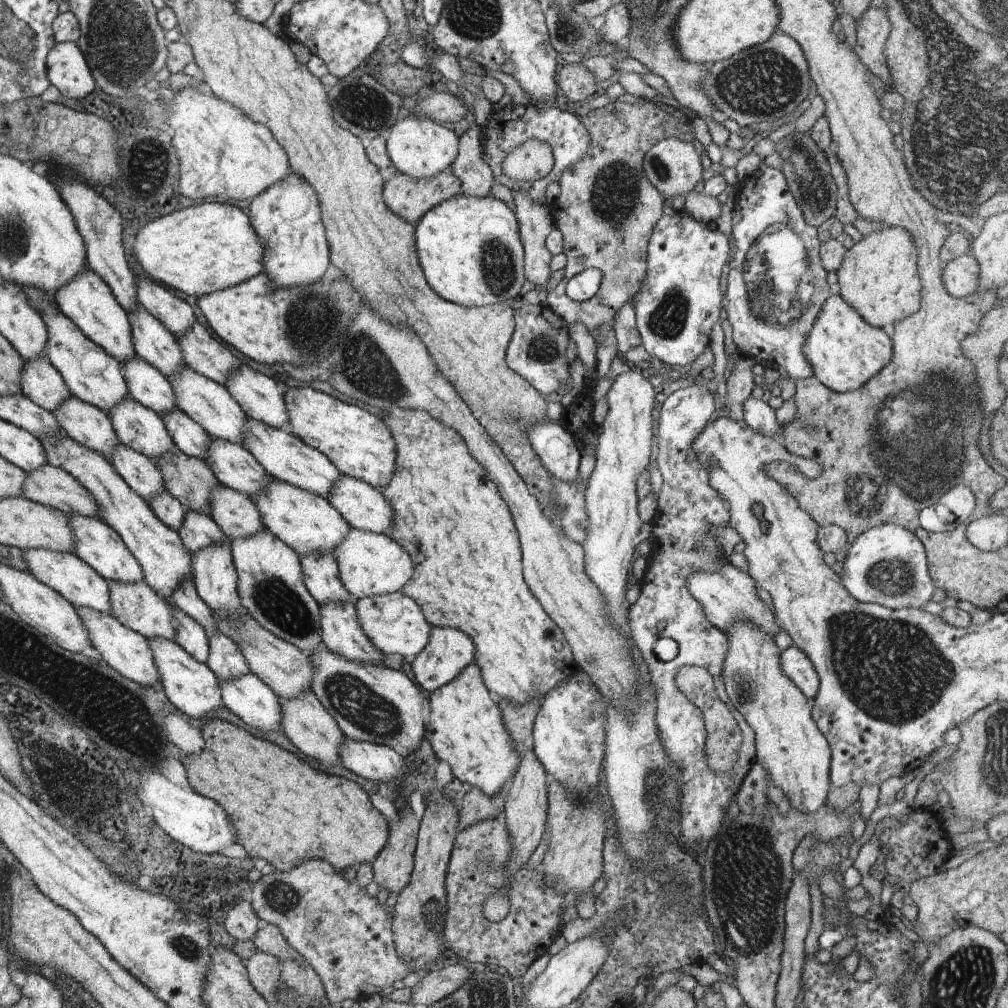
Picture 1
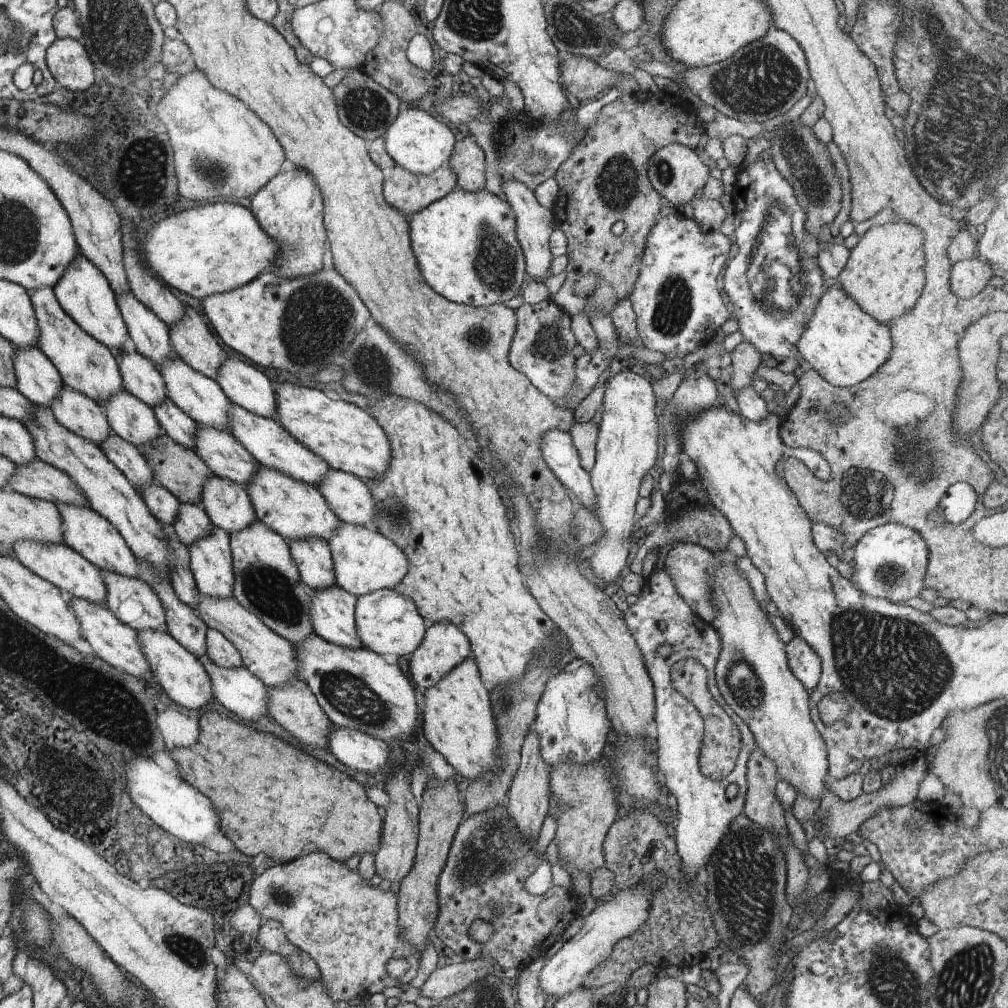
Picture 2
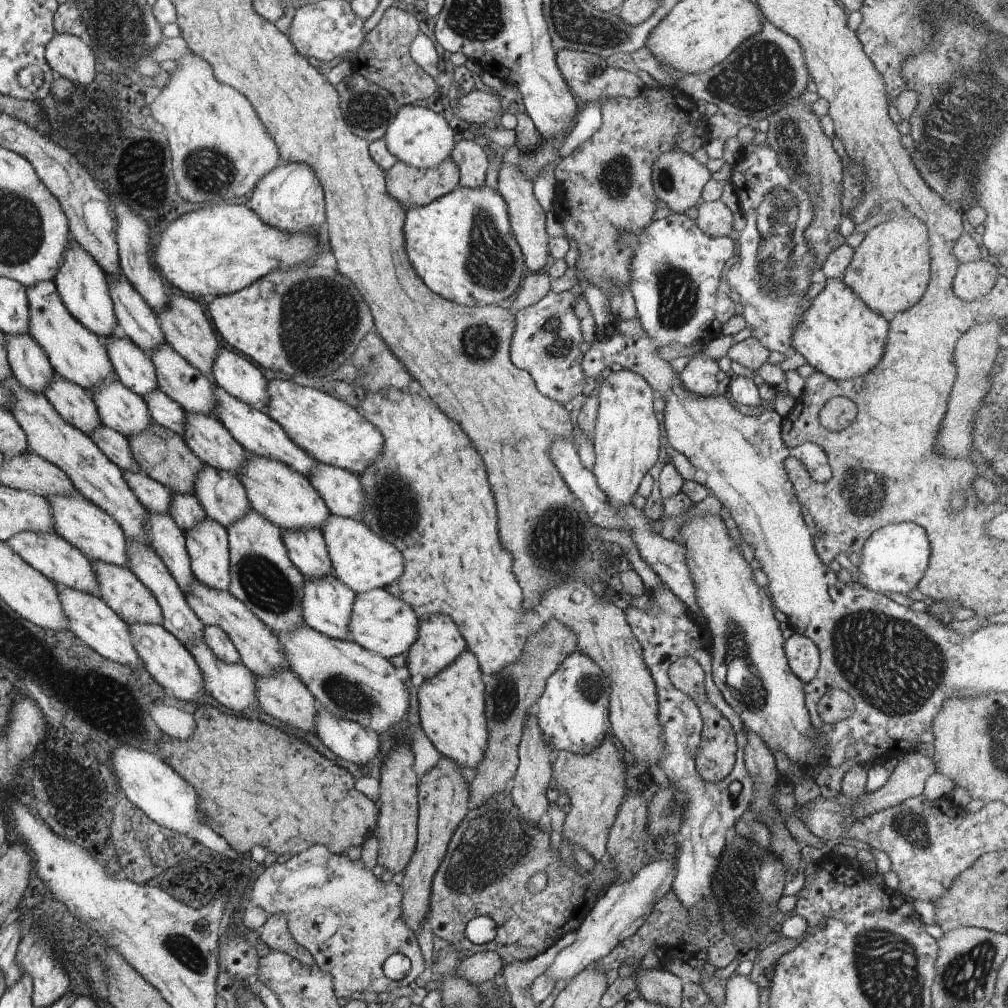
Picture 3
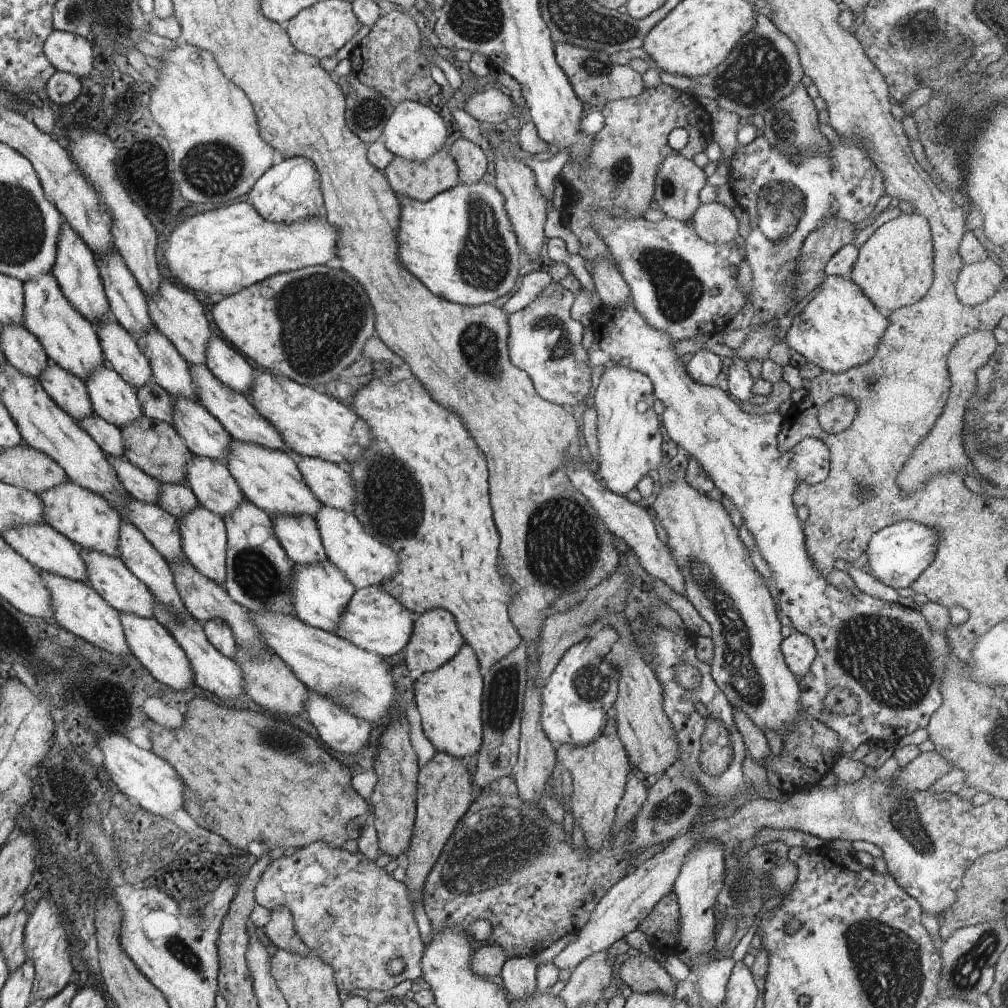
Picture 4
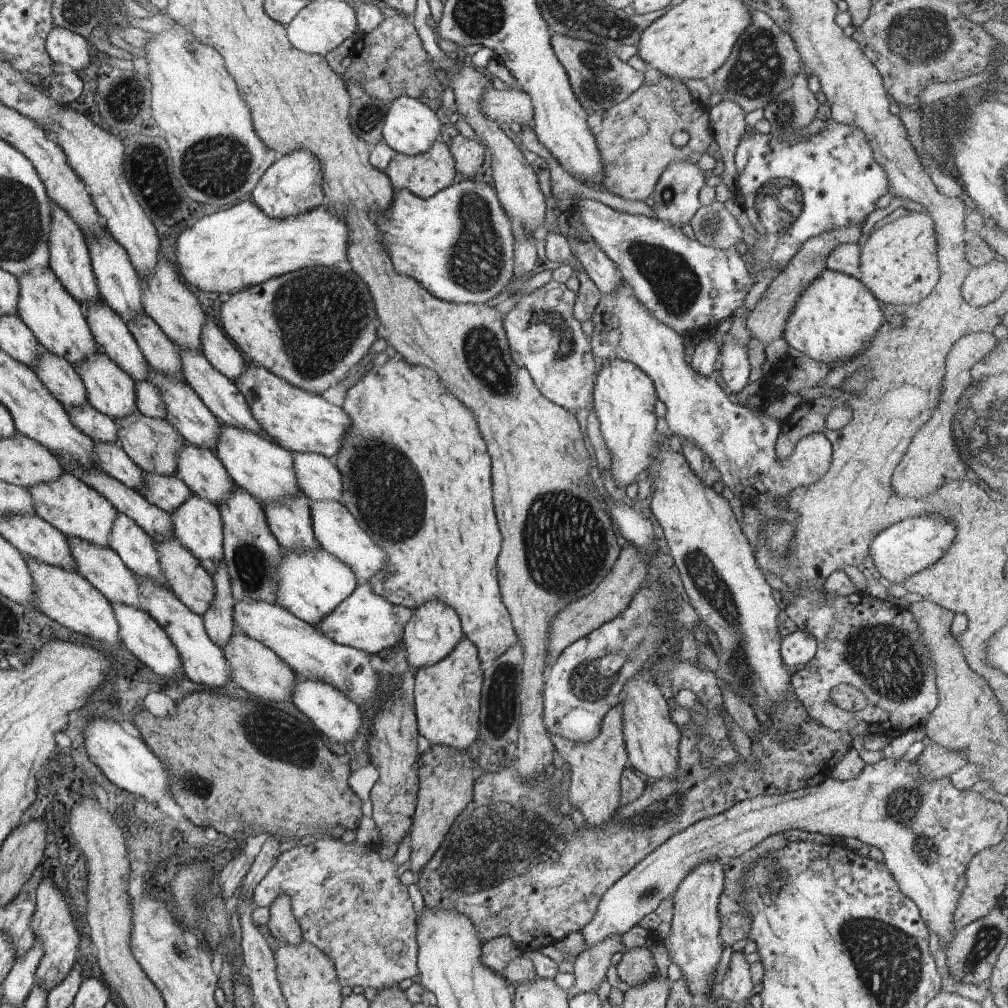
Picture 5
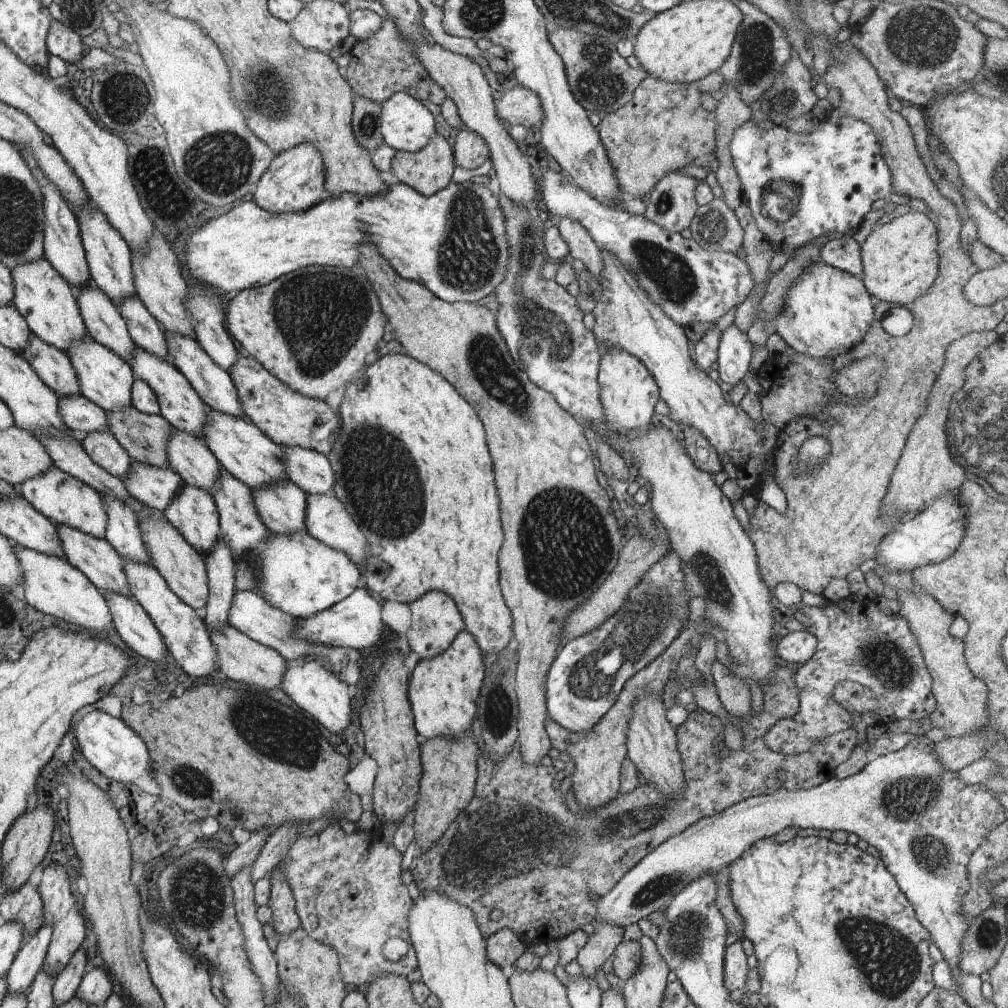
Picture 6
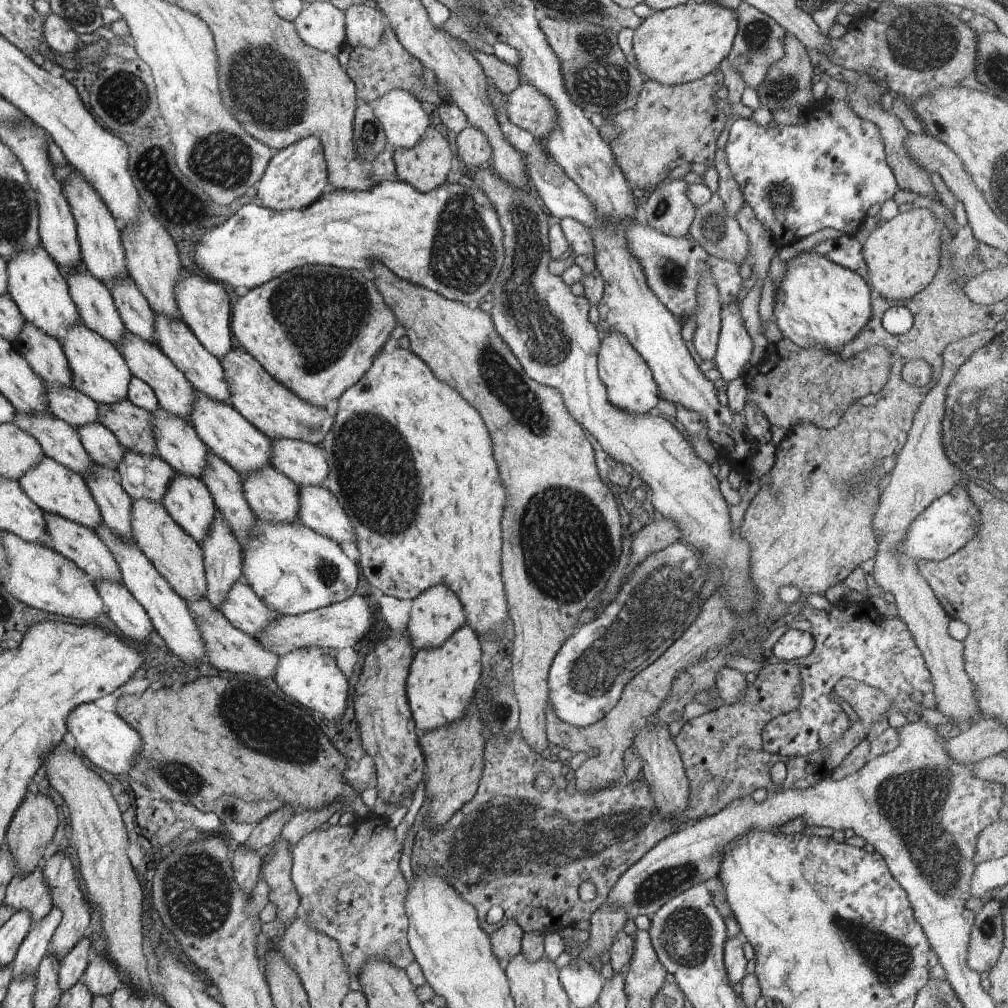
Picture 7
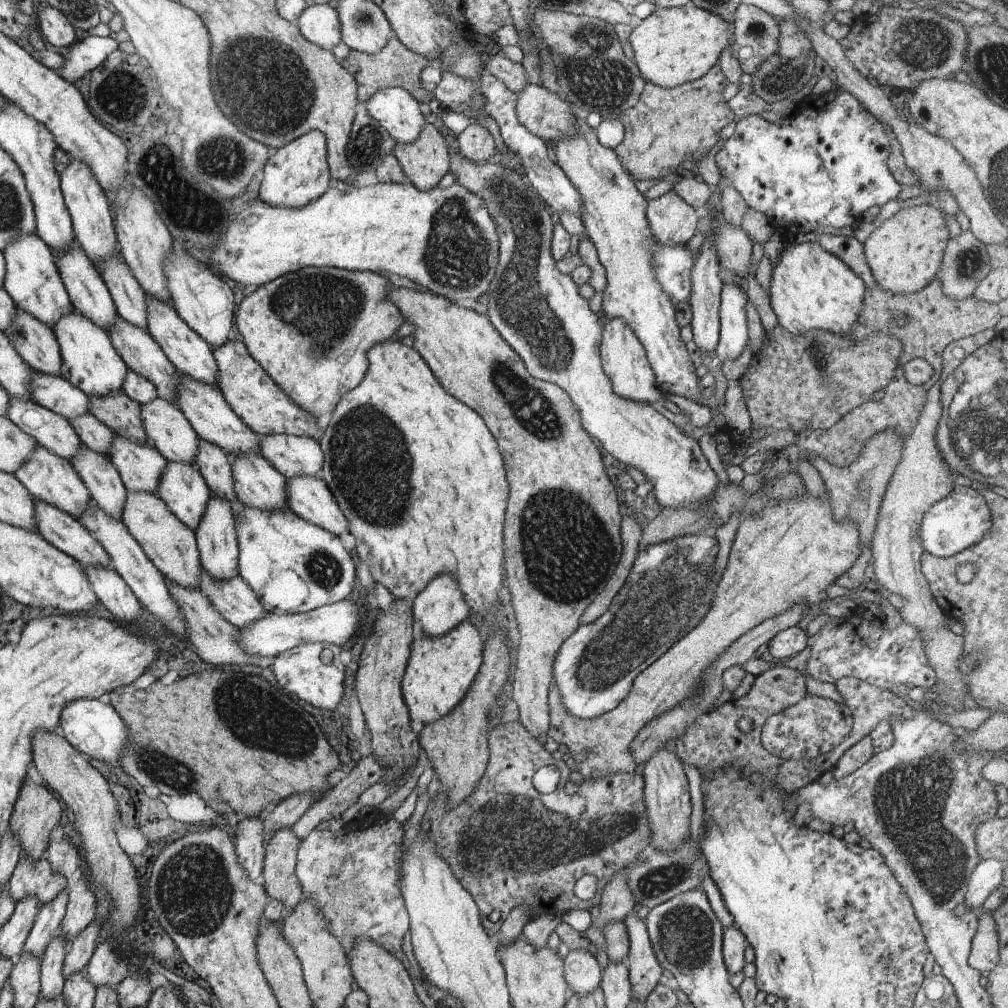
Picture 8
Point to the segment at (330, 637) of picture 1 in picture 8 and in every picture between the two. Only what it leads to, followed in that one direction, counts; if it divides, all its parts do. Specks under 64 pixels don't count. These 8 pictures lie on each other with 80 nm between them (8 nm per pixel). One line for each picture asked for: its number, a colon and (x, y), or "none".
2: (332, 611)
3: (326, 603)
4: (321, 594)
5: (312, 582)
6: (302, 576)
7: (294, 569)
8: (294, 566)

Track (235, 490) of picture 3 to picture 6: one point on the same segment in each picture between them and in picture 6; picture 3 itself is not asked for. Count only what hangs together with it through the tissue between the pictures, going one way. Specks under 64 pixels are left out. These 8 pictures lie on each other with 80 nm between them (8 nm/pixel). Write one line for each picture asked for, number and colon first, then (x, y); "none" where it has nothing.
4: (215, 488)
5: (199, 467)
6: (189, 456)

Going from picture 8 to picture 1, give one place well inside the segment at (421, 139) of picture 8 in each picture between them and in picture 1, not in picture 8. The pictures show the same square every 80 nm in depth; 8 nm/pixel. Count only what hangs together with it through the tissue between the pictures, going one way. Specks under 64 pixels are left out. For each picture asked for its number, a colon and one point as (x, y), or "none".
1: (410, 198)
2: (408, 192)
3: (410, 186)
4: (421, 181)
5: (424, 174)
6: (428, 170)
7: (425, 166)

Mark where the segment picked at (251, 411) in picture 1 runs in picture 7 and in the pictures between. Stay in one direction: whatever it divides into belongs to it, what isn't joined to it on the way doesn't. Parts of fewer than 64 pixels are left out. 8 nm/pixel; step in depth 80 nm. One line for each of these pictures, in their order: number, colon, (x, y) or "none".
2: (248, 387)
3: (240, 378)
4: (229, 366)
5: (219, 350)
6: (210, 319)
7: (204, 306)

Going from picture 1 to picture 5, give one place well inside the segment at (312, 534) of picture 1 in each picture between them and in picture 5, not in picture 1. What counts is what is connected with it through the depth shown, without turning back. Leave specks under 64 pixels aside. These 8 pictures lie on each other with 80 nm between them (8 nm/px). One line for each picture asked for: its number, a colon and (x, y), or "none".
2: (296, 510)
3: (286, 497)
4: (270, 479)
5: (257, 464)

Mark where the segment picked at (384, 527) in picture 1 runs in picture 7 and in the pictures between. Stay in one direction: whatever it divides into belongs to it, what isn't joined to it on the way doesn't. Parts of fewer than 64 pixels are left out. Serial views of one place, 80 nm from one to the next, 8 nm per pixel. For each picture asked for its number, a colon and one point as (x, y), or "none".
2: (349, 497)
3: (341, 490)
4: (332, 484)
5: (317, 477)
6: (311, 470)
7: (304, 463)

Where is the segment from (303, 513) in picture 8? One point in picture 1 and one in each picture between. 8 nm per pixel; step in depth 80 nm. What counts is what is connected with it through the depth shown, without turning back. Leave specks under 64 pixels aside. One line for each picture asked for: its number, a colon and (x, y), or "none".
1: (370, 564)
2: (365, 561)
3: (363, 561)
4: (364, 561)
5: (336, 530)
6: (326, 518)
7: (319, 509)

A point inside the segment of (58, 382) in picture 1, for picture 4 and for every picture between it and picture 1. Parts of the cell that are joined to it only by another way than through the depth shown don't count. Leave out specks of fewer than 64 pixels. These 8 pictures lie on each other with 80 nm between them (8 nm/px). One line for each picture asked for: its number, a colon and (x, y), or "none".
2: (38, 379)
3: (31, 367)
4: (21, 348)

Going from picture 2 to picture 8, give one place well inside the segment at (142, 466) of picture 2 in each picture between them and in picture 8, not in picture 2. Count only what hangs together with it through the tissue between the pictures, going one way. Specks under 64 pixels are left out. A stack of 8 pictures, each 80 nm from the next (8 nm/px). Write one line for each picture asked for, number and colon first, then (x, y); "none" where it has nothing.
3: (115, 445)
4: (109, 437)
5: (99, 427)
6: (81, 416)
7: (67, 403)
8: (54, 392)

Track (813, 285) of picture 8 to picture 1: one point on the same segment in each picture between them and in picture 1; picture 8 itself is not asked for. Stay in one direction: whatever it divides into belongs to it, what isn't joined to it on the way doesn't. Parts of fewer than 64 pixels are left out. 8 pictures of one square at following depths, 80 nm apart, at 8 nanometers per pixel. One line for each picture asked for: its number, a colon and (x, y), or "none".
1: (844, 351)
2: (845, 345)
3: (839, 335)
4: (839, 329)
5: (834, 319)
6: (827, 312)
7: (818, 302)

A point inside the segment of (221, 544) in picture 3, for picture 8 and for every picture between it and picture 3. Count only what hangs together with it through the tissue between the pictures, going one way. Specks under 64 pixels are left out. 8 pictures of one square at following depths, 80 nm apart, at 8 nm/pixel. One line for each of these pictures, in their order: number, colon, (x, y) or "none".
4: (204, 534)
5: (197, 522)
6: (193, 511)
7: (188, 499)
8: (182, 486)

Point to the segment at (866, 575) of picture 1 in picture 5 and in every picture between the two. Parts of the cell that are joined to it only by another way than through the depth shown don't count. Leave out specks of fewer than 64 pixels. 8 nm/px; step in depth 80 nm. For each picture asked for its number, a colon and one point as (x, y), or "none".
2: (890, 561)
3: (894, 558)
4: (897, 555)
5: (905, 548)

